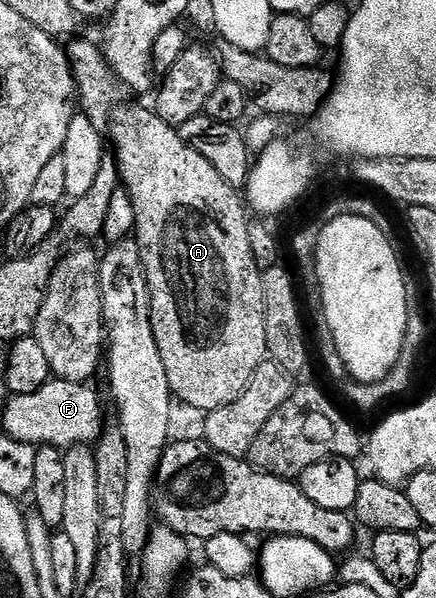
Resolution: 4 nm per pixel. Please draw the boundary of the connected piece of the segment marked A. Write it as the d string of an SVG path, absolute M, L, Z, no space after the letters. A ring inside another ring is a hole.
M72 38L68 42L72 43L66 44L65 47L67 57L71 60L71 72L75 78L77 103L81 108L82 114L87 115L89 121L93 121L95 128L101 133L105 132L110 146L111 143L115 146L113 154L116 163L119 165L119 177L122 186L133 197L133 209L137 213L133 238L135 244L139 246L141 261L147 274L147 288L151 294L153 337L157 341L157 349L161 353L161 361L165 361L165 377L169 377L171 394L178 402L180 399L185 406L192 407L193 410L200 411L200 413L221 409L221 405L229 405L231 402L237 401L237 397L241 397L241 393L245 393L253 373L263 364L263 360L268 358L267 338L265 337L263 272L260 271L257 261L253 257L253 249L249 245L249 211L245 206L244 196L236 188L231 187L229 181L225 181L225 177L221 177L221 173L217 173L217 169L213 169L213 165L209 165L209 161L205 161L205 157L201 157L201 153L197 153L197 149L185 145L185 141L181 141L178 130L169 126L165 121L161 121L159 114L150 106L130 107L127 103L119 103L118 97L115 96L117 80L111 72L111 66L107 64L107 59L103 55L102 46L96 40L94 43L91 39L79 38Z

